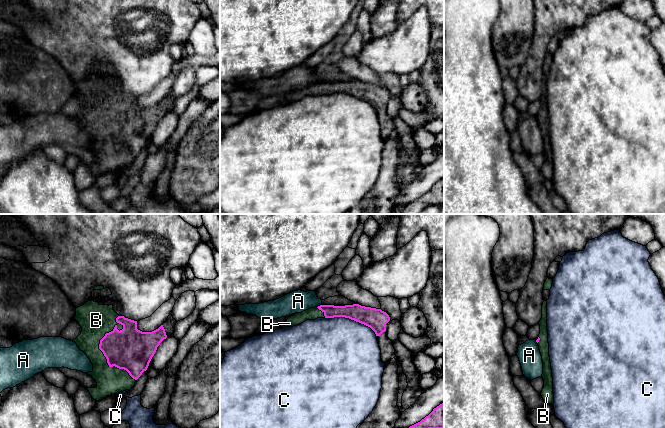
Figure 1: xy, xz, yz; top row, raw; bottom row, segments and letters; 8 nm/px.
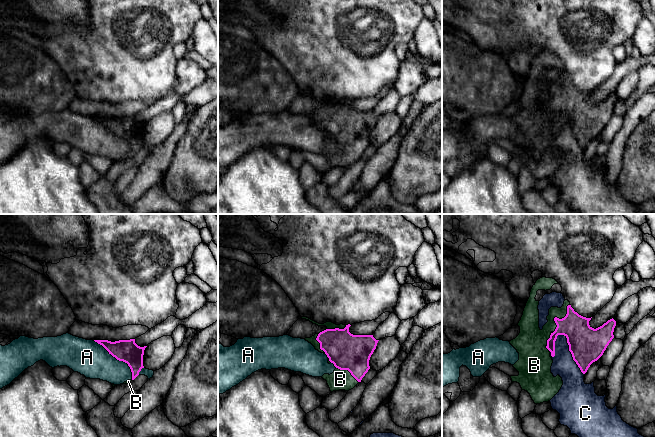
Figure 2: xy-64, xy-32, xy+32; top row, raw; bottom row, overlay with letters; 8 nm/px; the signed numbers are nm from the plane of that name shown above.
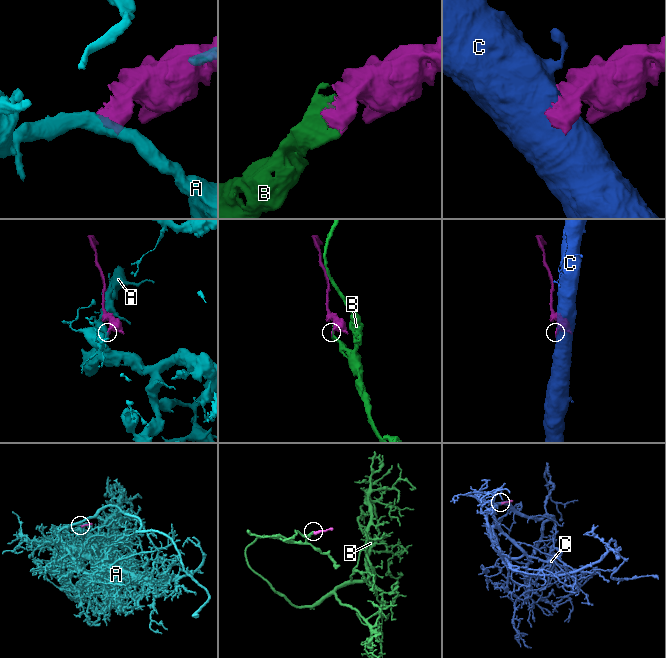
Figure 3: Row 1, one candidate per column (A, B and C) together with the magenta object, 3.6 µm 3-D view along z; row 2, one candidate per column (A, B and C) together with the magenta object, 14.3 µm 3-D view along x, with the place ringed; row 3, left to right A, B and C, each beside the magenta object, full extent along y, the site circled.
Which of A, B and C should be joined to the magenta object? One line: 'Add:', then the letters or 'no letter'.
Add: B

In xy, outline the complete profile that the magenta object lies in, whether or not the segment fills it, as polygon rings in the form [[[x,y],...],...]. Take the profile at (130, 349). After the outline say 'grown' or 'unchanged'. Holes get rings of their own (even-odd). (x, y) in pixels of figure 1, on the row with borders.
[[[94,301],[76,308],[75,320],[82,327],[82,332],[73,342],[93,364],[93,371],[86,374],[96,381],[97,386],[85,388],[96,401],[130,390],[147,370],[157,347],[167,338],[163,325],[152,332],[142,332],[137,329],[137,321],[119,316],[113,310],[113,305],[100,305]]]; grown

